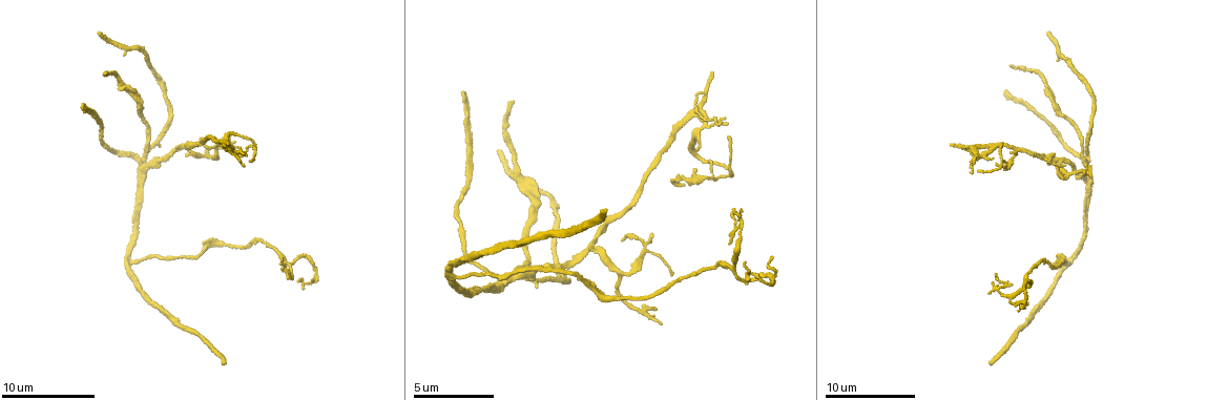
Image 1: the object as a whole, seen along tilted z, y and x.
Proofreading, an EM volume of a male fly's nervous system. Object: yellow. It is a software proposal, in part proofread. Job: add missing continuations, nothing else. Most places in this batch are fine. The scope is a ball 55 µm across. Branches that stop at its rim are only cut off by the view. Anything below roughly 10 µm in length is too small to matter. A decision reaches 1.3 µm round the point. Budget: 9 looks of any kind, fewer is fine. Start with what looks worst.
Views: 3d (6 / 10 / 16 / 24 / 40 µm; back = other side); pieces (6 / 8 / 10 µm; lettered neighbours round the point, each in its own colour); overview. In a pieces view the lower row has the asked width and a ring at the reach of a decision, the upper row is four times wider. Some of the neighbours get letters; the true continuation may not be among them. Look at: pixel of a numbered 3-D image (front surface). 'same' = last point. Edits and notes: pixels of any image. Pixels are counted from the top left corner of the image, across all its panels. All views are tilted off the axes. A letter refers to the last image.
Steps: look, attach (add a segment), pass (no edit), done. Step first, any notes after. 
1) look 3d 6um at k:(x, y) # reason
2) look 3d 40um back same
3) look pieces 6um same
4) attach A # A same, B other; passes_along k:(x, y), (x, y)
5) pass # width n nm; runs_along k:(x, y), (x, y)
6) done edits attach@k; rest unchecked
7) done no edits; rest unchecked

look pieces 10um at 1:(1016, 151) # tapers out

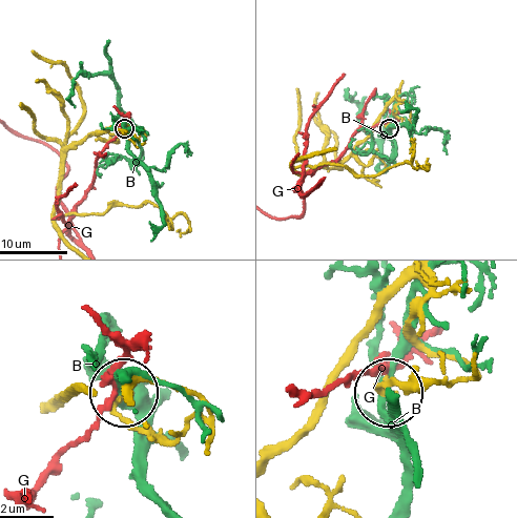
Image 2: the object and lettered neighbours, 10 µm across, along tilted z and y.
pass # B other, G other; no lettered segment goes on from it

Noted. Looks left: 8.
look pieces 6um at 1:(1091, 174) # thin end

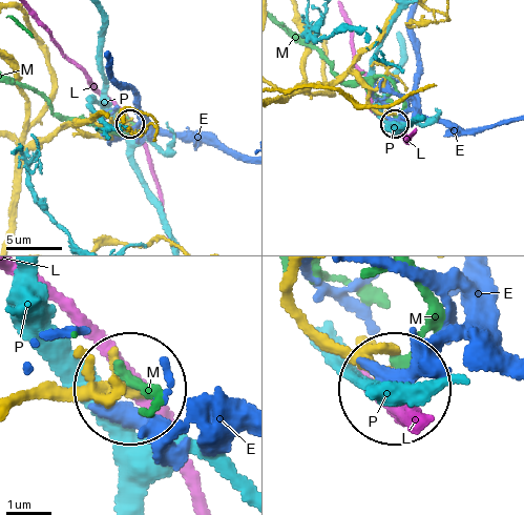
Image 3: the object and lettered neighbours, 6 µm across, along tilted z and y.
pass # width 170 nm; E other, L other, M other, P other; no lettered segment goes on from it

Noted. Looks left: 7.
look pieces 8um at 1:(1055, 155) # free end

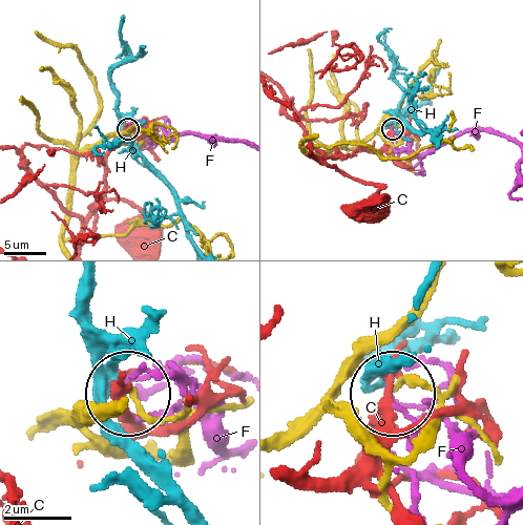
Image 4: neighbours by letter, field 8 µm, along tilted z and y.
pass # width 170 nm; C other, F other, H other; runs_along 4:(415, 444), (434, 414), (433, 395), (399, 386); none of them fits

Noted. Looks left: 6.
look pieces 6um at 1:(994, 276) # free end

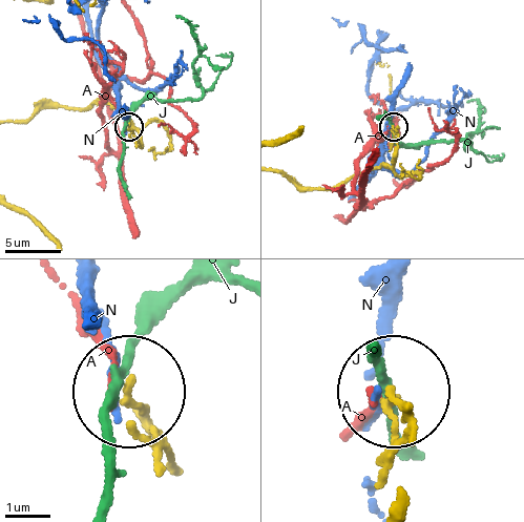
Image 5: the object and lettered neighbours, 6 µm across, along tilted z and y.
pass # A other, J other, N other; runs_along 5:(170, 460), (128, 392); none of them fits

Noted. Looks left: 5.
done no edits; rest unchecked

